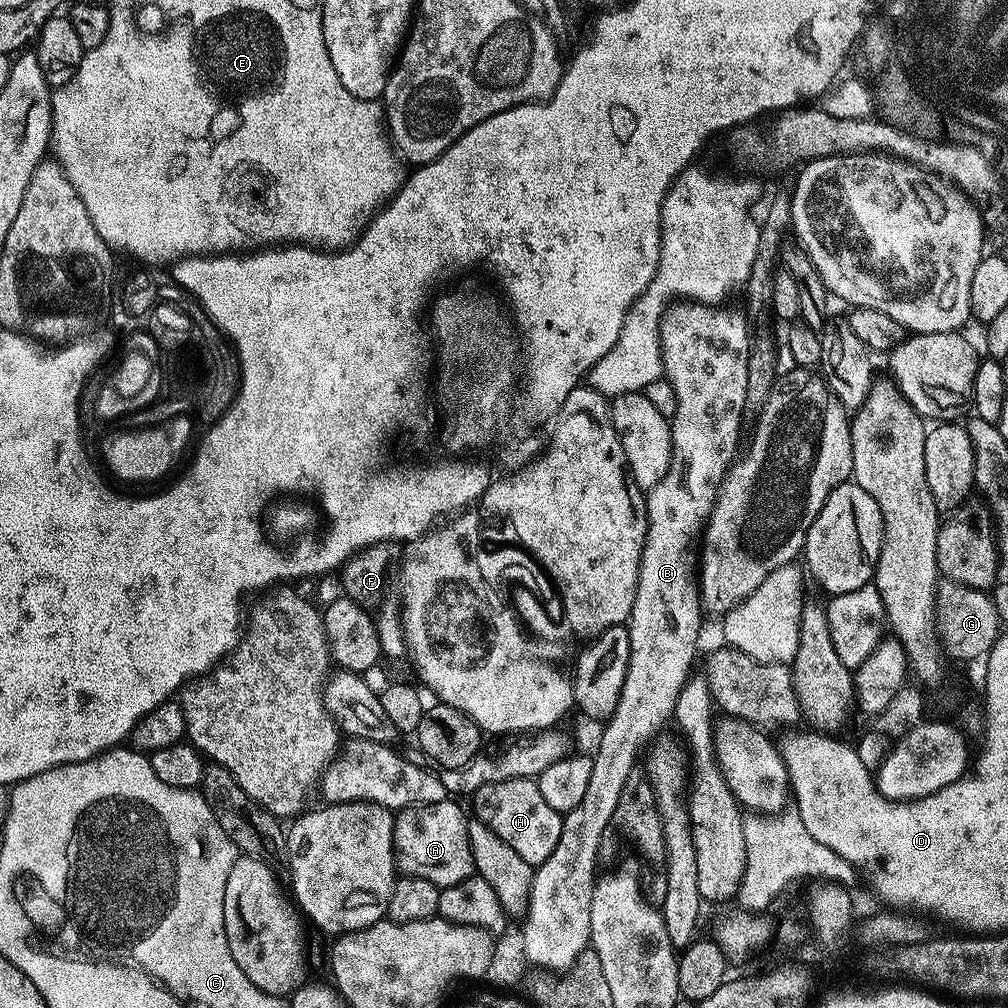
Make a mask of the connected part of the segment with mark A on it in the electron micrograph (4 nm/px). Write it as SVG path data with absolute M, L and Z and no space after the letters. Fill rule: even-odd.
M449 798L433 804L413 804L411 808L401 808L395 813L392 826L392 847L396 854L396 867L405 877L425 879L439 889L454 886L467 876L473 875L472 847L468 833L469 817L459 808L455 799Z

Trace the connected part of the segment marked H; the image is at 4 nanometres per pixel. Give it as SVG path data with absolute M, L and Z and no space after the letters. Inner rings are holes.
M514 778L503 780L497 784L482 786L470 797L475 819L482 821L502 842L507 842L516 853L522 857L522 862L539 866L546 862L558 840L562 838L564 816L546 798L542 798L542 790L538 790L536 780L529 778Z

